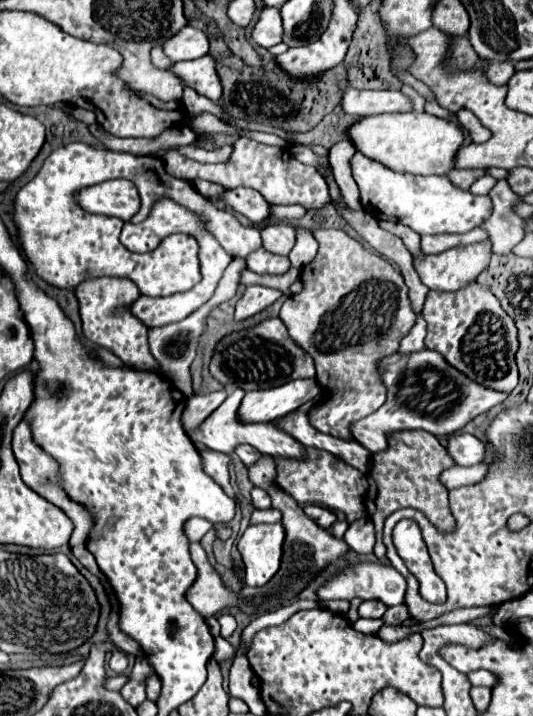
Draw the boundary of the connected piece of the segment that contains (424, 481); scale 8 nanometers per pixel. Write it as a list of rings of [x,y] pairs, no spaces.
[[[396,431],[388,439],[388,449],[372,455],[372,467],[368,471],[370,487],[366,493],[366,511],[376,525],[376,557],[384,557],[386,553],[386,547],[382,543],[382,525],[384,519],[396,509],[414,507],[422,511],[440,533],[456,529],[456,521],[448,509],[448,489],[438,481],[438,475],[452,465],[454,461],[446,449],[428,431]]]

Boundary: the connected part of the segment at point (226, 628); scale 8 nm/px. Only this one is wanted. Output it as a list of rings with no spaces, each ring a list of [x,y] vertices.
[[[220,613],[218,615],[218,623],[220,623],[220,627],[222,627],[222,637],[224,639],[228,639],[234,631],[236,631],[236,619],[230,615],[230,613]]]

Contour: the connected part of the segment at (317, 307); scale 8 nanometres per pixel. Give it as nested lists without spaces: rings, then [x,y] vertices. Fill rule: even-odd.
[[[314,229],[314,239],[318,241],[318,255],[314,261],[302,267],[300,281],[304,289],[284,301],[280,309],[280,319],[284,321],[288,335],[314,359],[316,363],[316,383],[322,387],[322,403],[312,407],[308,419],[312,427],[328,435],[338,435],[340,439],[352,439],[350,425],[362,417],[374,413],[386,401],[386,387],[380,379],[380,361],[388,355],[398,353],[400,339],[408,335],[416,315],[412,313],[408,301],[408,287],[388,261],[360,247],[356,239],[340,229]]]

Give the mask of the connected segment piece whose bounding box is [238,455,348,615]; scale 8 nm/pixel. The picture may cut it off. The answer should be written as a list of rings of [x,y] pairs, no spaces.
[[[262,455],[254,463],[254,467],[250,467],[250,481],[256,487],[262,487],[264,491],[268,491],[268,495],[272,497],[272,507],[280,509],[280,513],[282,513],[282,525],[286,529],[286,541],[284,541],[284,555],[282,555],[280,571],[264,587],[248,587],[246,585],[238,593],[238,607],[244,613],[254,613],[254,615],[260,615],[260,613],[266,613],[266,611],[274,611],[274,609],[282,607],[284,603],[288,603],[292,597],[296,597],[308,585],[310,579],[316,577],[316,573],[324,565],[336,561],[342,553],[348,551],[348,545],[342,539],[336,539],[326,529],[318,527],[314,521],[310,521],[302,513],[302,507],[294,499],[290,499],[282,491],[276,491],[276,487],[272,483],[272,477],[274,477],[276,469],[272,465],[274,465],[274,459]]]

